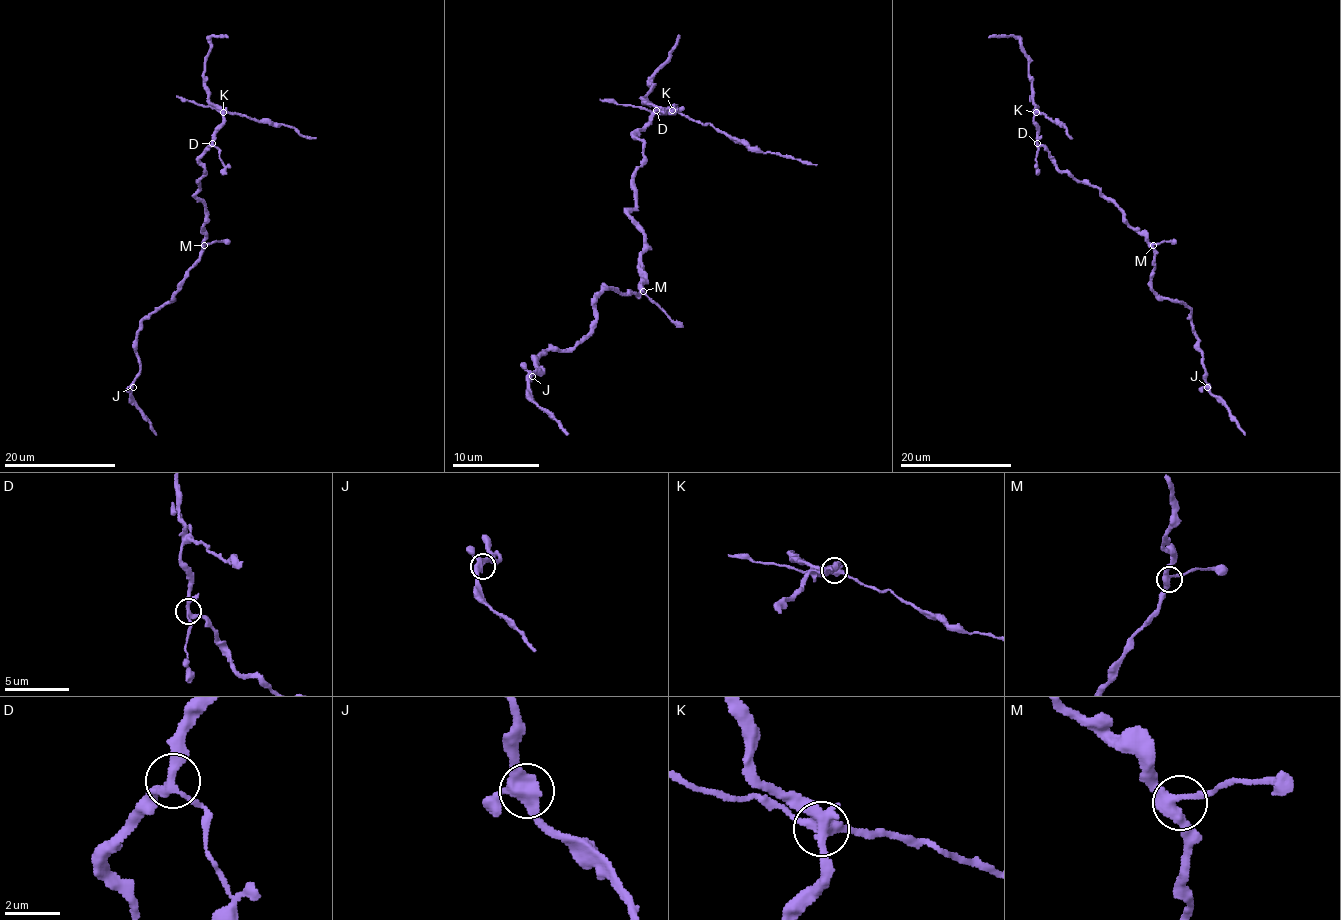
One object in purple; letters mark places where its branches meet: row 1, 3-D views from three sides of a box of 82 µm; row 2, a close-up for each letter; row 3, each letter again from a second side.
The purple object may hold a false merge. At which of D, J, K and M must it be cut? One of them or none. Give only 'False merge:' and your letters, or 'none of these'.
False merge: K

